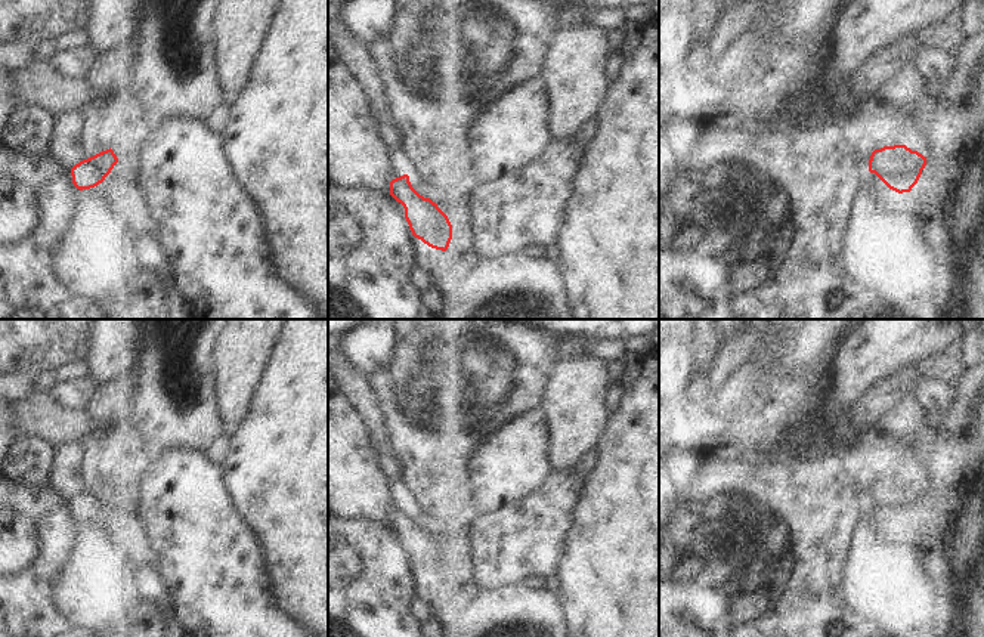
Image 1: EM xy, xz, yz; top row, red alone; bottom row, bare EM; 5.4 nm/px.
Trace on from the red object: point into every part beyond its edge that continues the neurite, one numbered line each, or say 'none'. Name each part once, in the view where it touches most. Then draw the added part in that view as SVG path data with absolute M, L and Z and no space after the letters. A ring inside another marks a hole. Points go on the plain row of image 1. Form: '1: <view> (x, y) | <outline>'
1: yz (879, 522) | M869 503L870 504L870 503ZM870 504L870 510L867 513L869 522L875 531L885 531L898 523L889 520L875 504Z

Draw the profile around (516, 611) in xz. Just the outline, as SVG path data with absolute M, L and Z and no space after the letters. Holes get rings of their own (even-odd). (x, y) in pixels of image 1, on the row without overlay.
M508 585L495 591L449 588L442 624L446 637L570 637L558 593L526 585Z

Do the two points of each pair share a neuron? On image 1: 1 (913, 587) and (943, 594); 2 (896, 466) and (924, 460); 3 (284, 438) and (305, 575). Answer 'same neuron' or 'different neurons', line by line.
1: different neurons
2: same neuron
3: same neuron

